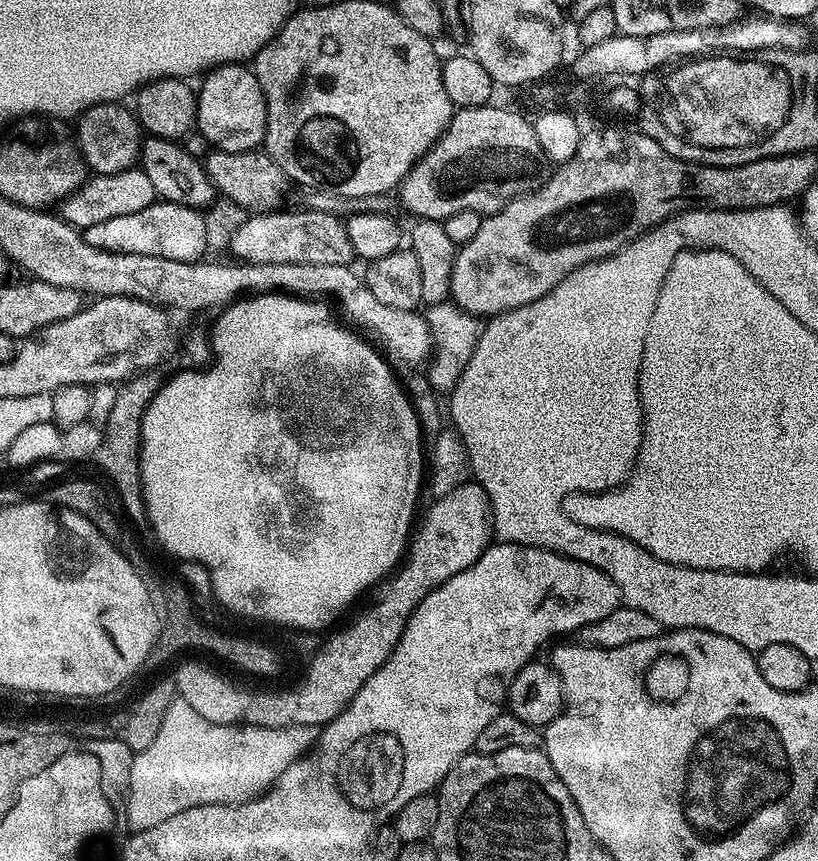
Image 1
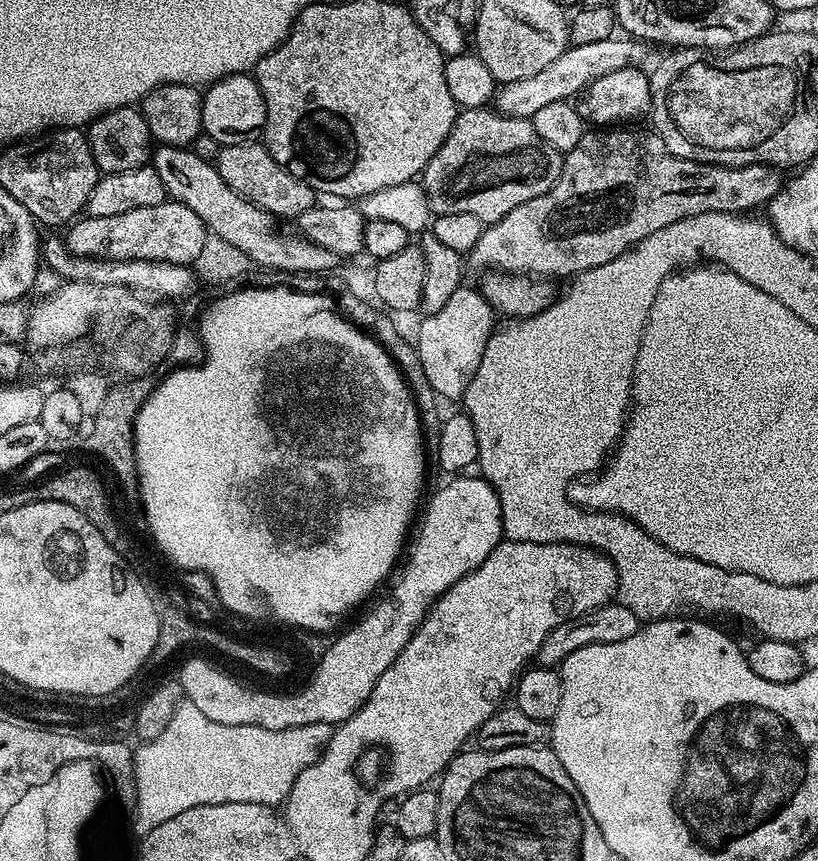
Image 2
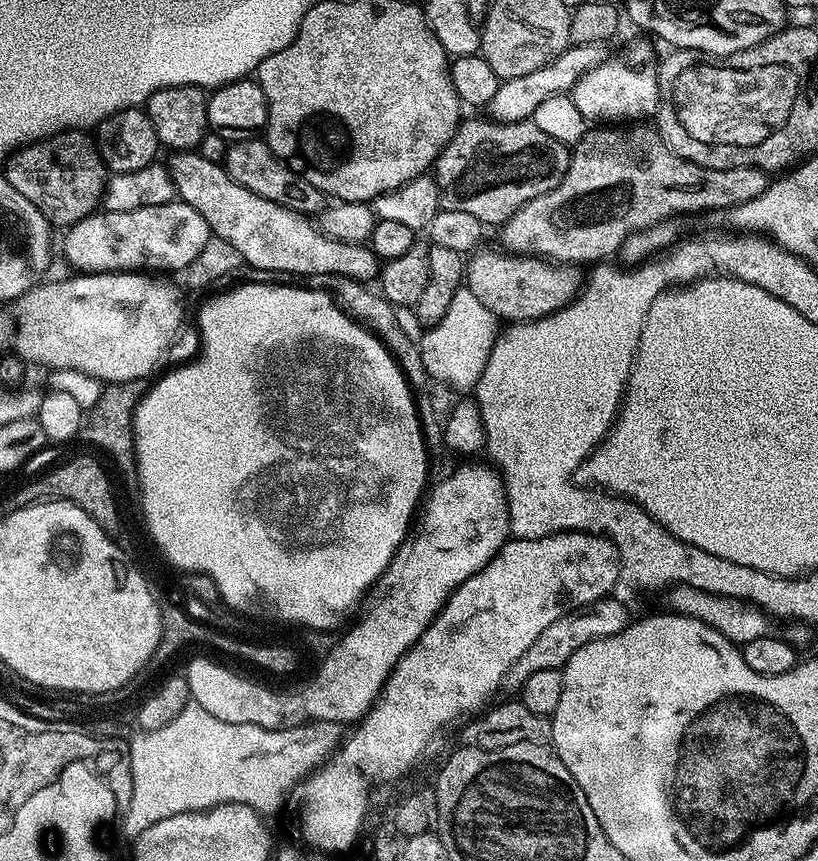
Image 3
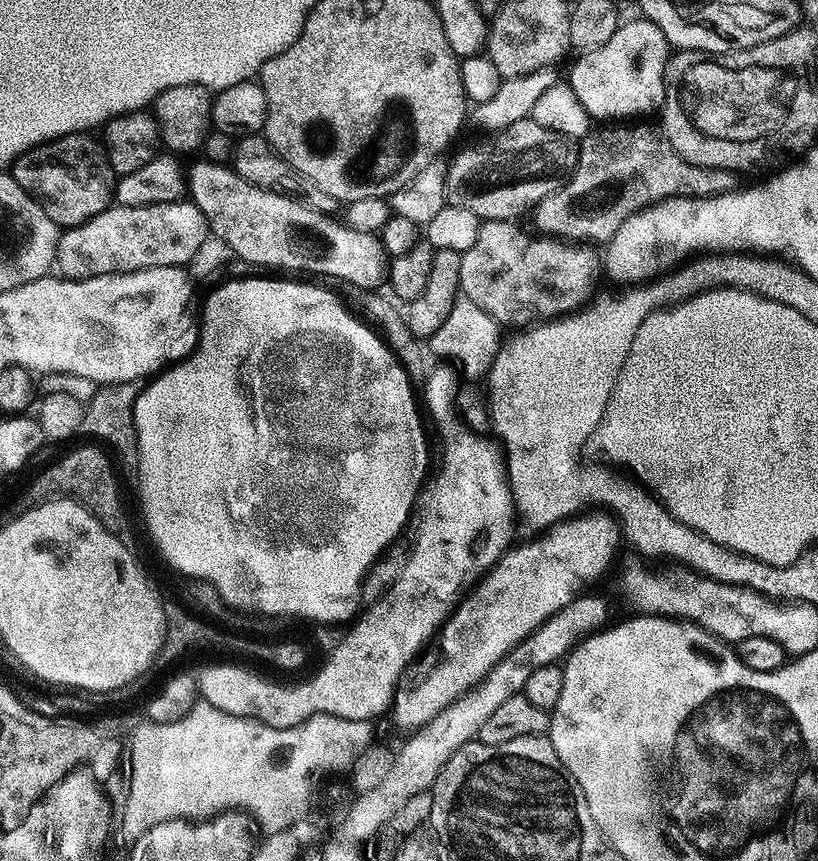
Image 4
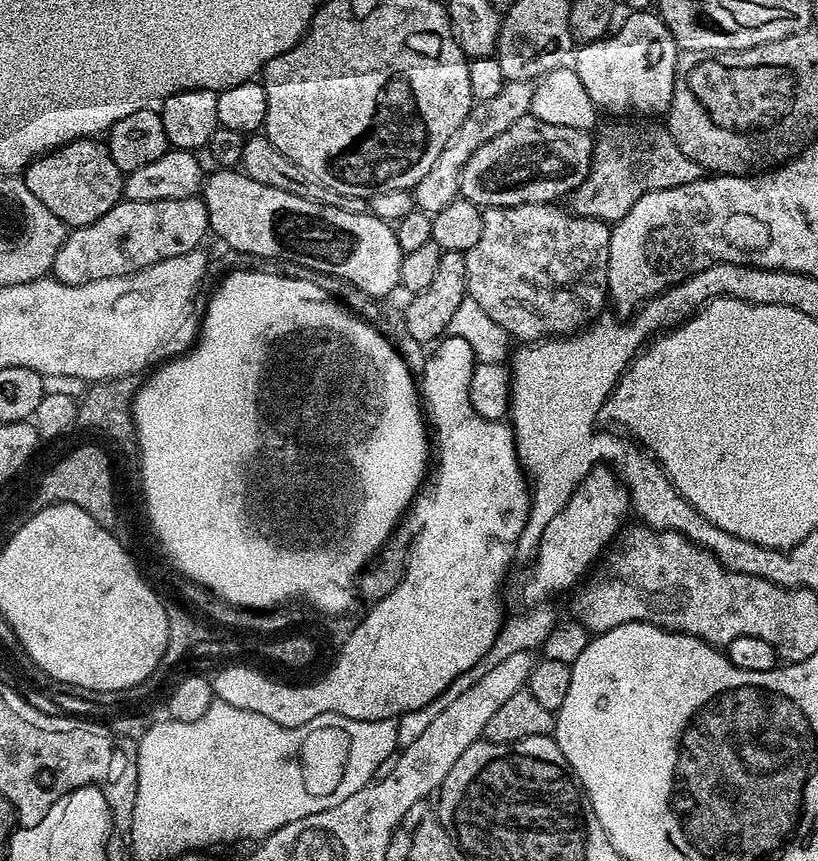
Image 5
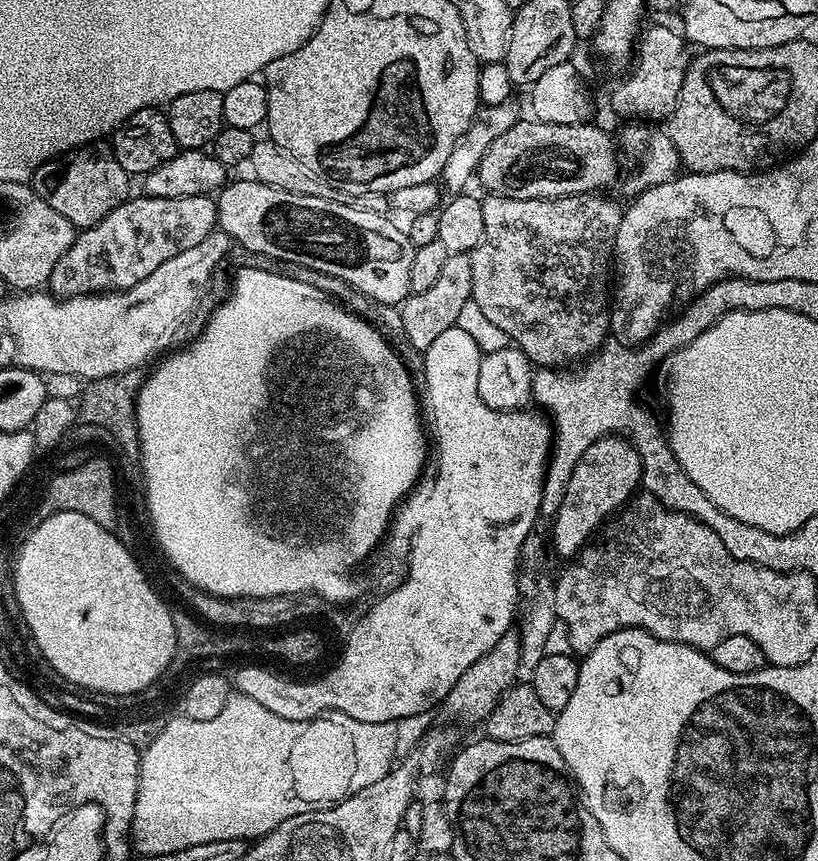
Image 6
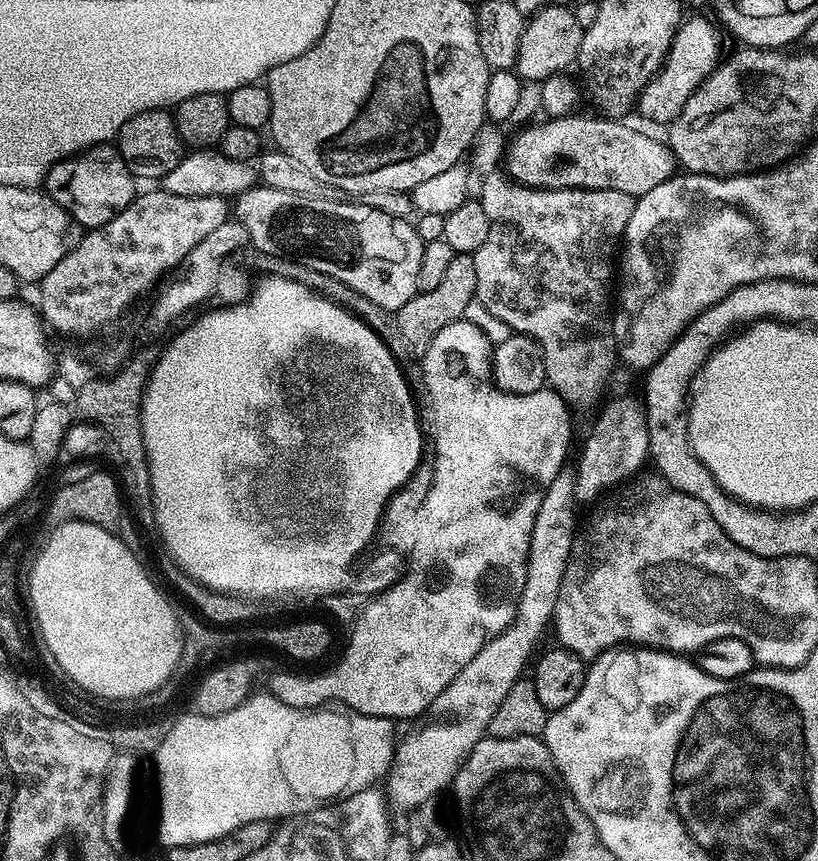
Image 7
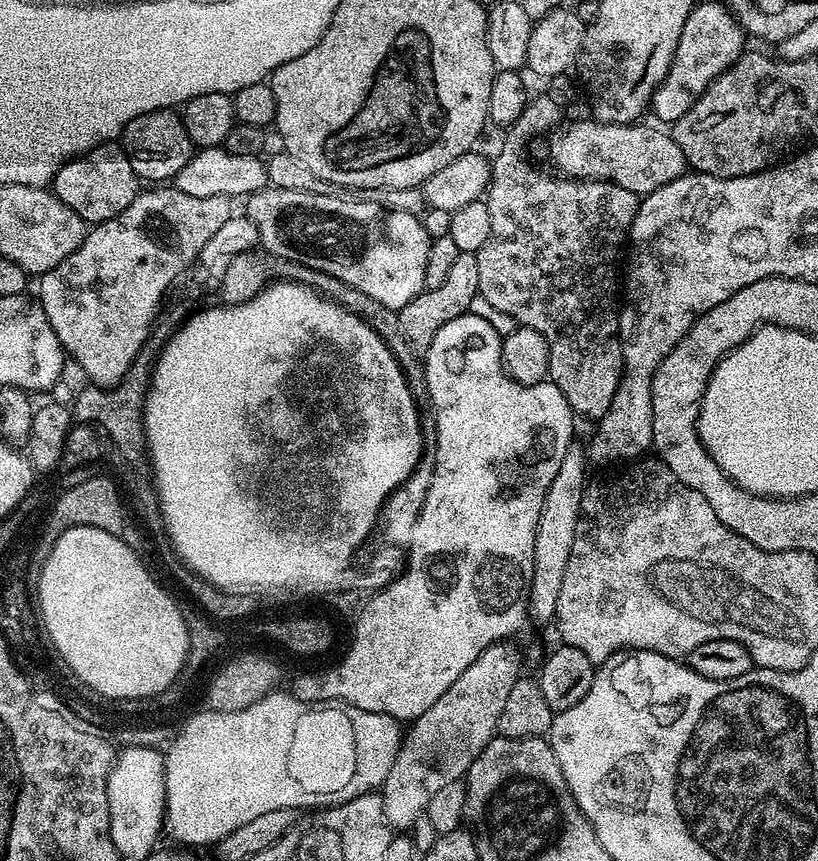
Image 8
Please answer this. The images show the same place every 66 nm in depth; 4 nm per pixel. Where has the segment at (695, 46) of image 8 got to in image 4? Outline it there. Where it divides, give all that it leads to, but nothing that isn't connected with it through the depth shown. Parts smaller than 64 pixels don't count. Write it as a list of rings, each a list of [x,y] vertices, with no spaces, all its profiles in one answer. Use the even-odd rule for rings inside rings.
[[[625,19],[604,45],[578,56],[566,80],[593,121],[644,118],[647,112],[655,113],[664,107],[664,72],[668,68],[670,45],[654,22]]]

